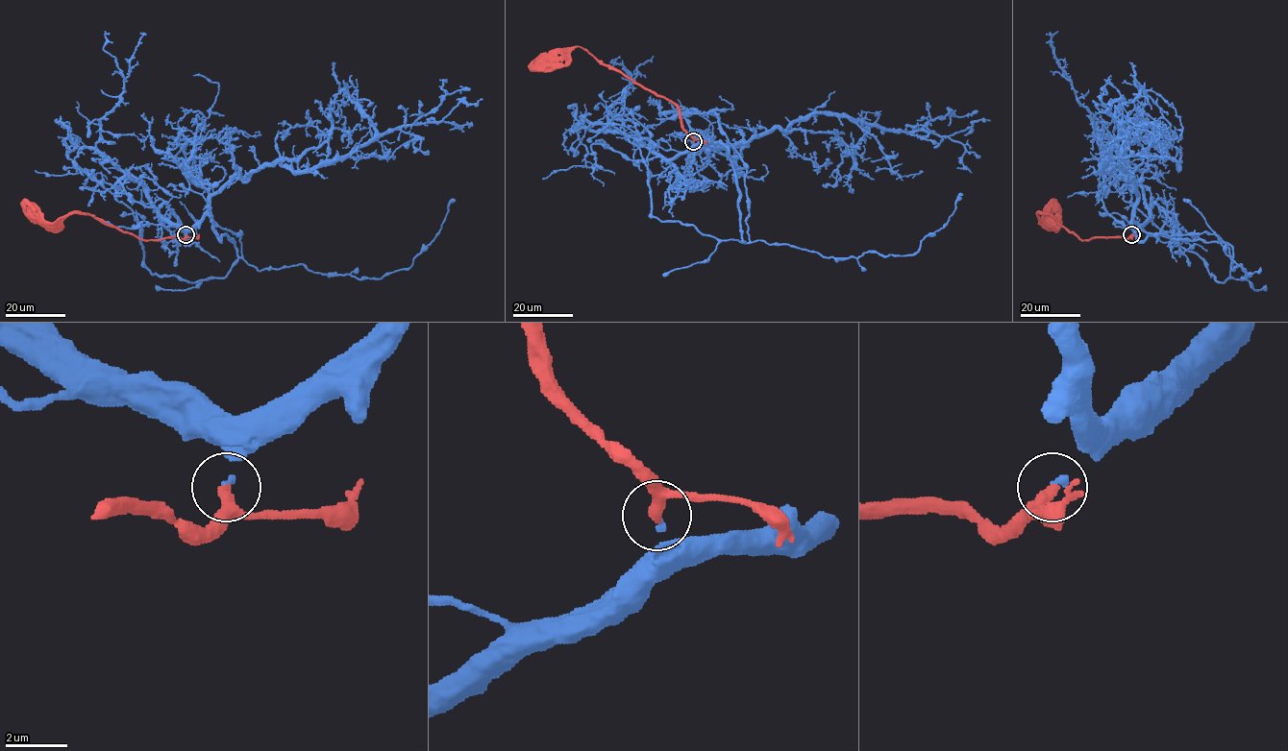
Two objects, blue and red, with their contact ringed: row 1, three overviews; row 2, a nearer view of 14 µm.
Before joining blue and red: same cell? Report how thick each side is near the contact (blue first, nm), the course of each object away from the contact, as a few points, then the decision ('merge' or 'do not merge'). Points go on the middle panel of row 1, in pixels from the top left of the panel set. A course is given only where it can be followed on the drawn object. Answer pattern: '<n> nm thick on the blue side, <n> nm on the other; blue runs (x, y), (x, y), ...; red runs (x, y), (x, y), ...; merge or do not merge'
110 nm thick on the blue side, 400 nm on the other; blue runs (693, 141), (729, 151), (747, 243), (835, 258), (905, 255), (948, 222), (962, 193); red runs (693, 141), (682, 127), (680, 109), (672, 103), (610, 69), (581, 47), (552, 50), (529, 68); merge

